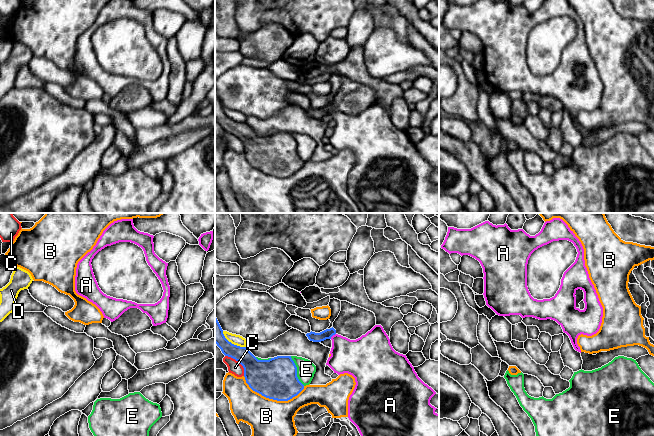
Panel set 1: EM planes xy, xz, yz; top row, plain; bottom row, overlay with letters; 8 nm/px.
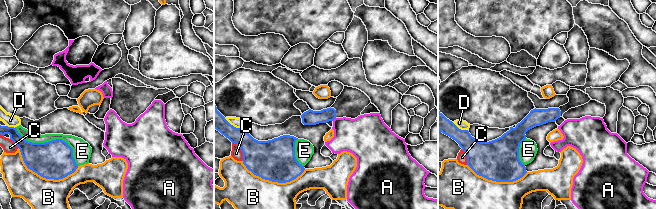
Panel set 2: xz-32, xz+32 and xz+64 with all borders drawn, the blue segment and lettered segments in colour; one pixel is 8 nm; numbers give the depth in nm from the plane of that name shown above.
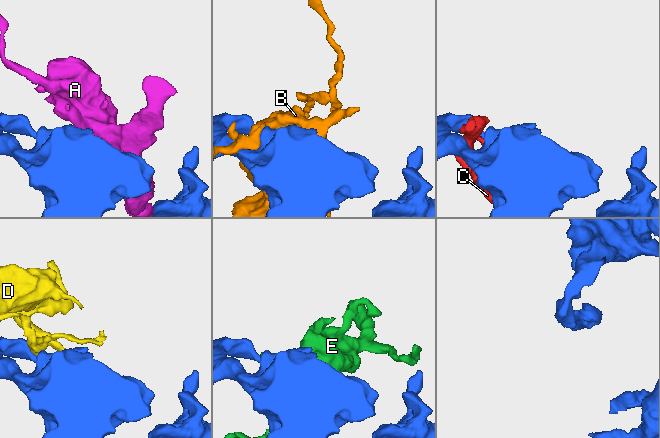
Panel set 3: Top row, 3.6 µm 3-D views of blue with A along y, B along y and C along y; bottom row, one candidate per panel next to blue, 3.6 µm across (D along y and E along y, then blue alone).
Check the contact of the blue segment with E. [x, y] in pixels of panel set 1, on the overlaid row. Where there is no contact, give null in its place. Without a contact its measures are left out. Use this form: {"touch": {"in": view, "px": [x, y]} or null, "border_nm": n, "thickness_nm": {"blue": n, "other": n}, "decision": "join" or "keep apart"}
{"touch": {"in": "xz", "px": [296, 371]}, "border_nm": 260, "thickness_nm": {"blue": 320, "other": 150}, "decision": "keep apart"}

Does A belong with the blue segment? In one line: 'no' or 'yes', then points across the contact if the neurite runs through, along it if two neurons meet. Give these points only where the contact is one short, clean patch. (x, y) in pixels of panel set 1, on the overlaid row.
no

